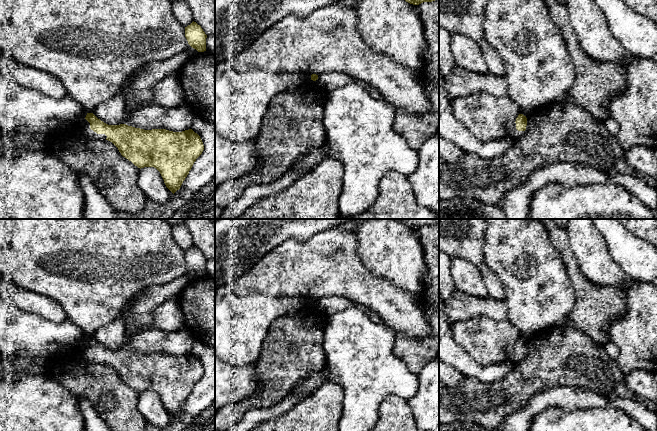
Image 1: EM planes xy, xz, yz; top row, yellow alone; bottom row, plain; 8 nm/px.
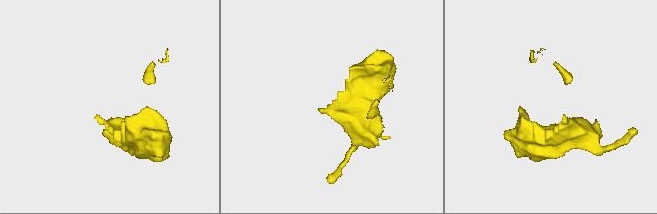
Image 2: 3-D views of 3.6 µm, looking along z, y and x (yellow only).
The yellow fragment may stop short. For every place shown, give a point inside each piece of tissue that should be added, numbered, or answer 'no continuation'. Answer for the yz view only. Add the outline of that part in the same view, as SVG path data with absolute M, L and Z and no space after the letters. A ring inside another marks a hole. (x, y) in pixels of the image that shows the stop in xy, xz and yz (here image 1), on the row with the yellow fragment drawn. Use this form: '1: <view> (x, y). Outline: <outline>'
1: yz (515, 134). Outline: M514 123L513 129L512 129L512 131L511 131L511 133L510 133L509 136L510 136L513 140L518 140L518 139L520 139L520 138L522 138L522 137L524 137L524 136L526 135L526 133L527 133L527 128L528 128L528 125L526 126L526 130L525 130L525 131L518 131L518 130L516 129L516 123Z

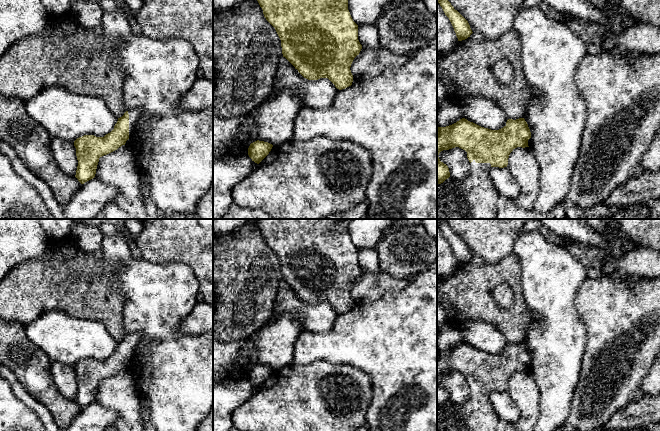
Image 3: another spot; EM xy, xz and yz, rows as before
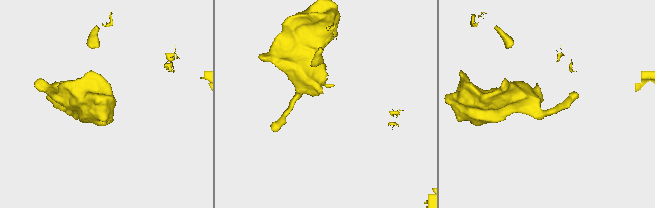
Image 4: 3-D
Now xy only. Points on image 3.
1: xy (134, 114). Outline: M133 108L127 110L129 114L129 139L126 141L125 145L128 145L131 137L135 131L135 124L137 123L140 115L141 115L141 109L140 108Z

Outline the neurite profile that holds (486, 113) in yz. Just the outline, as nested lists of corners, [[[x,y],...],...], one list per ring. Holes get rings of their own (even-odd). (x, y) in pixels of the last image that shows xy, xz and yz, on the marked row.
[[[468,97],[457,103],[465,119],[481,127],[499,130],[506,126],[507,116],[494,101],[483,97]]]

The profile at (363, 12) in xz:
[[[348,0],[348,10],[358,26],[375,25],[385,5],[392,0]]]

